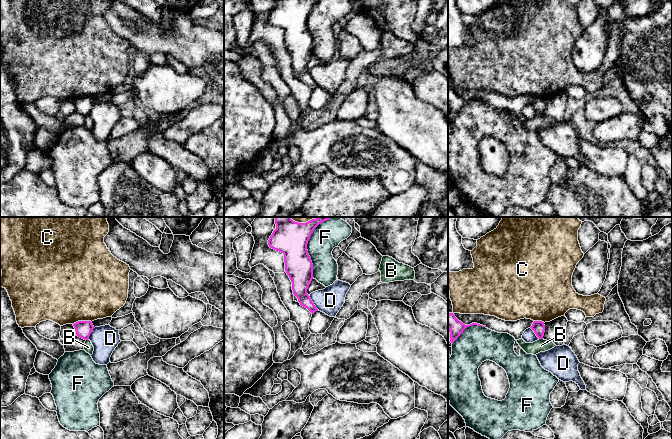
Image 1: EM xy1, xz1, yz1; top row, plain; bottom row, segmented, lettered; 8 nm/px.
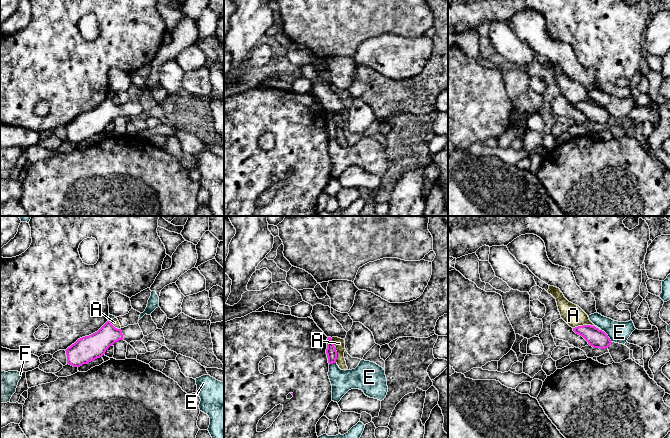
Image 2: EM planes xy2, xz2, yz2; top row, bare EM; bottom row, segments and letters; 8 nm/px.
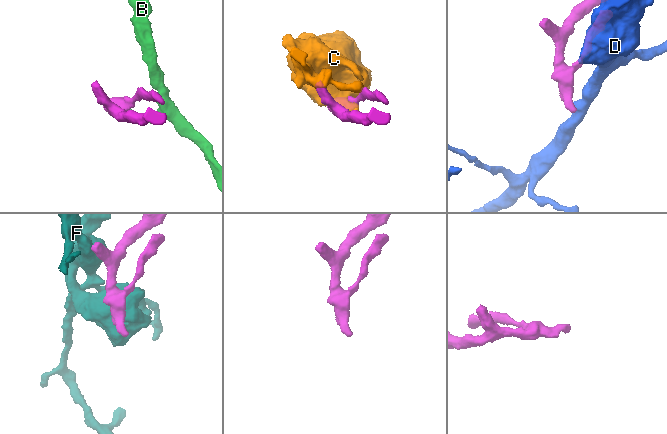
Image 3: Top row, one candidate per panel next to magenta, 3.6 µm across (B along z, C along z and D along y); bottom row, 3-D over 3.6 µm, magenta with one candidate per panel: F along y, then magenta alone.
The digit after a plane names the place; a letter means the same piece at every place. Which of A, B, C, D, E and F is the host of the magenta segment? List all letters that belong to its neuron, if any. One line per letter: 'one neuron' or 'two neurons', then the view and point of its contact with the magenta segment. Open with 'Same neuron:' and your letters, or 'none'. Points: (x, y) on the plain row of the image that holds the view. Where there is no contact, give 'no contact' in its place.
Same neuron: none
A: two neurons; contact yz2 (587, 101)
B: two neurons; contact yz1 (541, 114)
C: two neurons; contact xy1 (82, 97)
D: two neurons; contact xz1 (312, 78)
E: two neurons; contact yz2 (607, 111)
F: two neurons; contact xz1 (307, 27)

